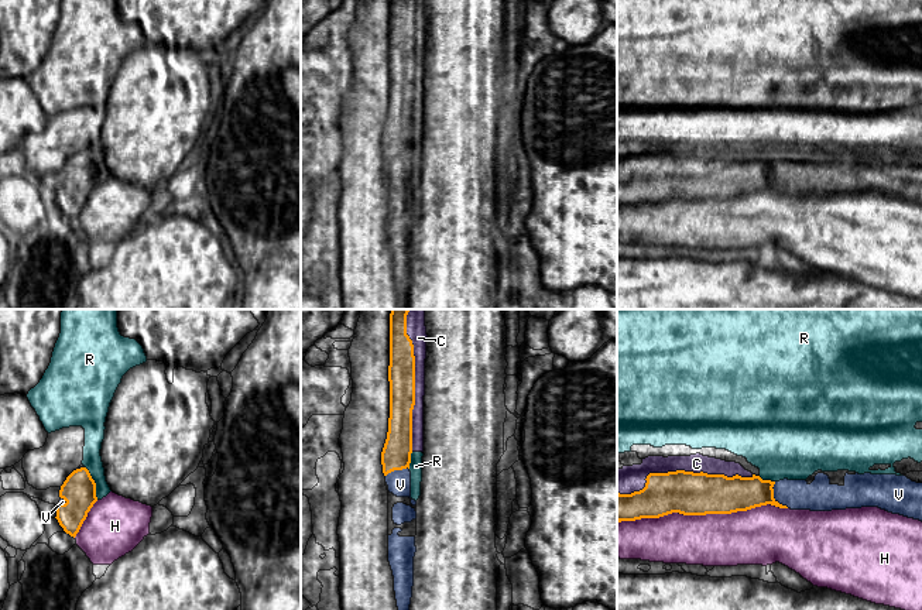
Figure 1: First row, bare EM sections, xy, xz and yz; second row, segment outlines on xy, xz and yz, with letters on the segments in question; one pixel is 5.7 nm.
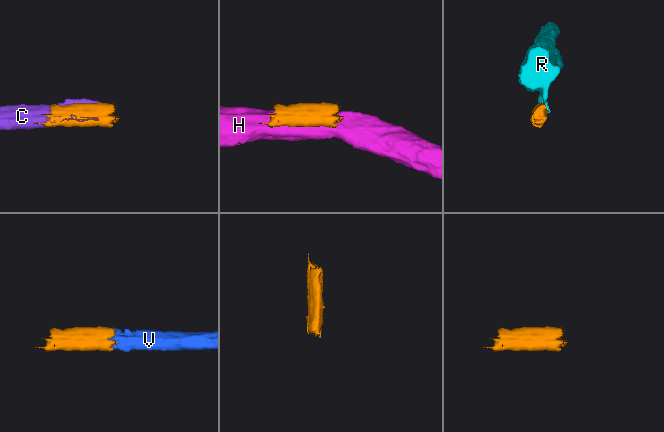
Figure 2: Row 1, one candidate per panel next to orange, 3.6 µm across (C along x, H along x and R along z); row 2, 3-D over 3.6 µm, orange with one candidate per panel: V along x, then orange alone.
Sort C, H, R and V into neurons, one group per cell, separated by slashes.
C V / H / R

